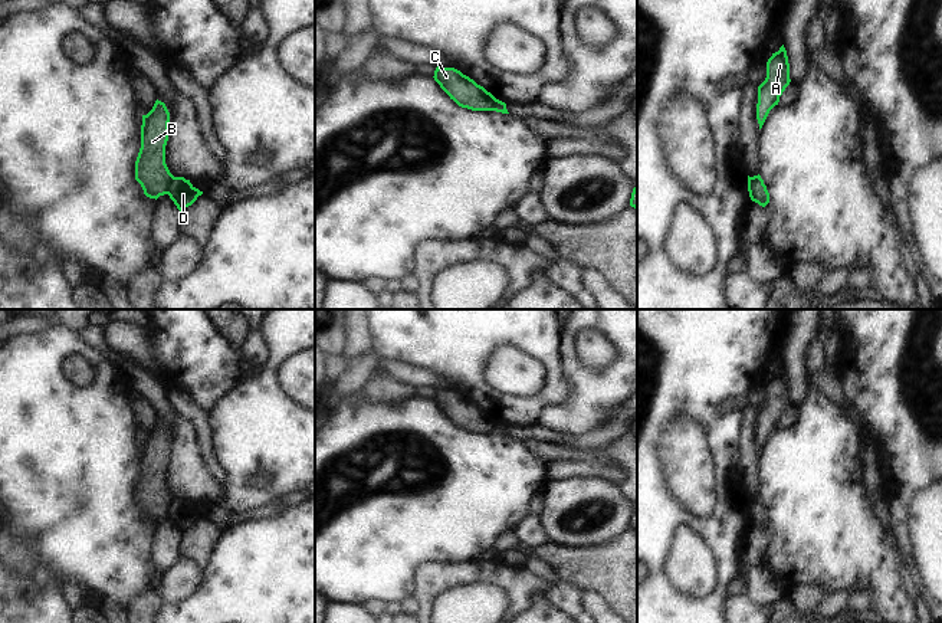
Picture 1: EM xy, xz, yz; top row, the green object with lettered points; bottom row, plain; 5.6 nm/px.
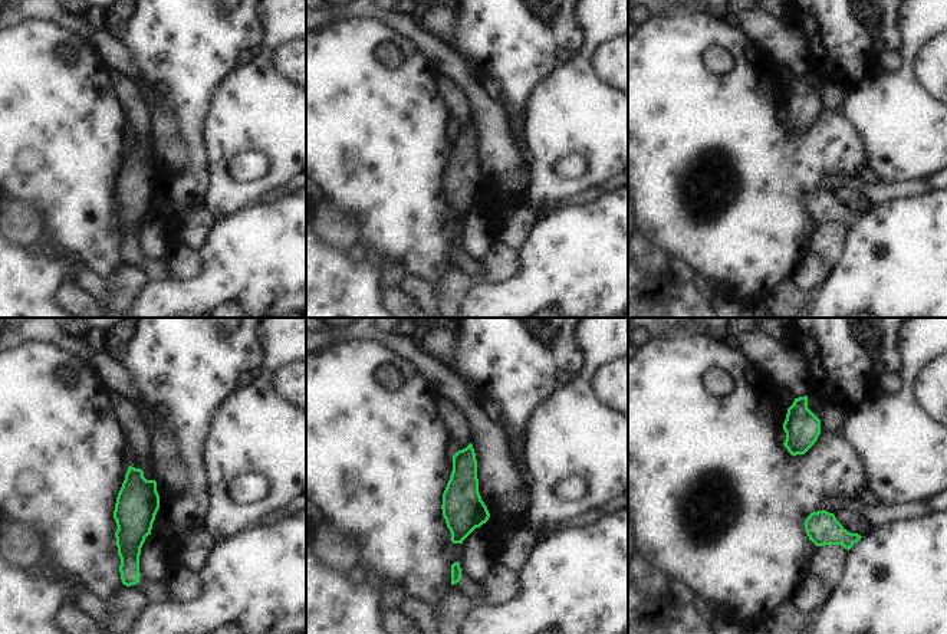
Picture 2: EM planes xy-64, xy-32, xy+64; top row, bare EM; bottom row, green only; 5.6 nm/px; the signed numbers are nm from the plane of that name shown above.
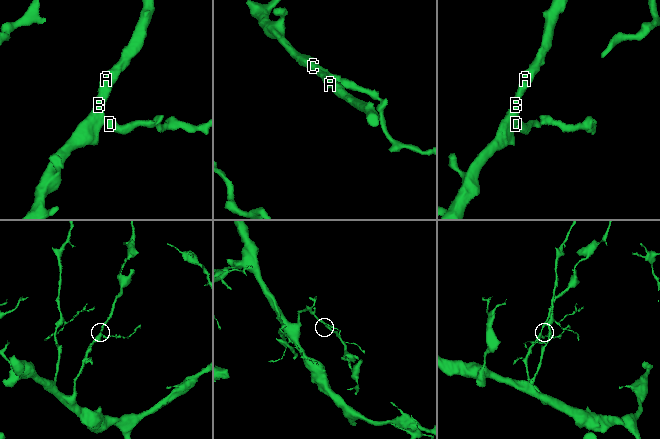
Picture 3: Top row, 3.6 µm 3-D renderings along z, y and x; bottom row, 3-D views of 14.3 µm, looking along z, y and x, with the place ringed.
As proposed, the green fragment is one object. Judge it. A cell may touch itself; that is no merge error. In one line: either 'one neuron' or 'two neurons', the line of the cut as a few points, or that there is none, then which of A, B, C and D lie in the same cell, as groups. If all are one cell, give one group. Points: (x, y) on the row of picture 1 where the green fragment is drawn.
two neurons | xy (173, 176), (166, 193) | A B C / D

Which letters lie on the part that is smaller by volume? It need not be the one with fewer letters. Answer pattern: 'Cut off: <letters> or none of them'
Cut off: D.

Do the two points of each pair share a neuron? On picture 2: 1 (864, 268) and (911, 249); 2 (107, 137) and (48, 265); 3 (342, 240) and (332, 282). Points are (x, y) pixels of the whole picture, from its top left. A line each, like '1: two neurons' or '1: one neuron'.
1: one neuron
2: two neurons
3: two neurons

